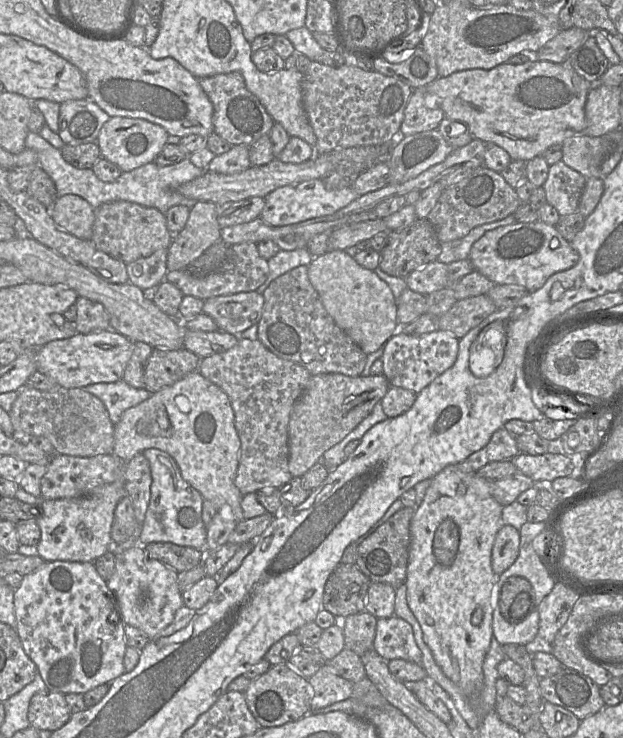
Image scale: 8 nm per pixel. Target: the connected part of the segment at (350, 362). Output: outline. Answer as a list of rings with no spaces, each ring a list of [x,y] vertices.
[[[298,266],[273,280],[262,293],[264,306],[258,325],[258,340],[278,357],[303,366],[312,375],[341,373],[360,376],[367,354],[335,323],[324,308],[317,291],[308,277],[308,266]]]

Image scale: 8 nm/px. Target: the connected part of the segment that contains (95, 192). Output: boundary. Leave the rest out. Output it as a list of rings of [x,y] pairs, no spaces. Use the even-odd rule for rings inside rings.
[[[28,132],[25,138],[25,148],[36,153],[38,157],[37,164],[54,182],[58,197],[68,194],[78,195],[85,199],[93,209],[115,201],[127,201],[144,207],[152,207],[162,214],[165,214],[172,206],[184,205],[191,208],[197,201],[184,197],[178,192],[178,187],[201,176],[207,170],[196,167],[187,157],[179,163],[168,166],[158,166],[153,162],[147,163],[129,172],[122,172],[113,182],[103,182],[94,174],[91,168],[78,169],[67,163],[63,159],[60,150],[53,147],[38,133]]]

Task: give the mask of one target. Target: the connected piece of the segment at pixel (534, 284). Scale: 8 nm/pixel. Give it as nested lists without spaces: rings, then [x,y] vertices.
[[[538,220],[531,223],[516,222],[485,232],[472,245],[468,259],[474,270],[494,284],[519,285],[534,292],[554,273],[575,266],[579,254],[555,226]]]

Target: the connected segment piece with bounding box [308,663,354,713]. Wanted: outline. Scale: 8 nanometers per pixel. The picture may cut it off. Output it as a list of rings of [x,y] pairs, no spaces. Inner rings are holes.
[[[327,663],[308,679],[312,689],[311,713],[351,697],[351,681],[337,674]]]

